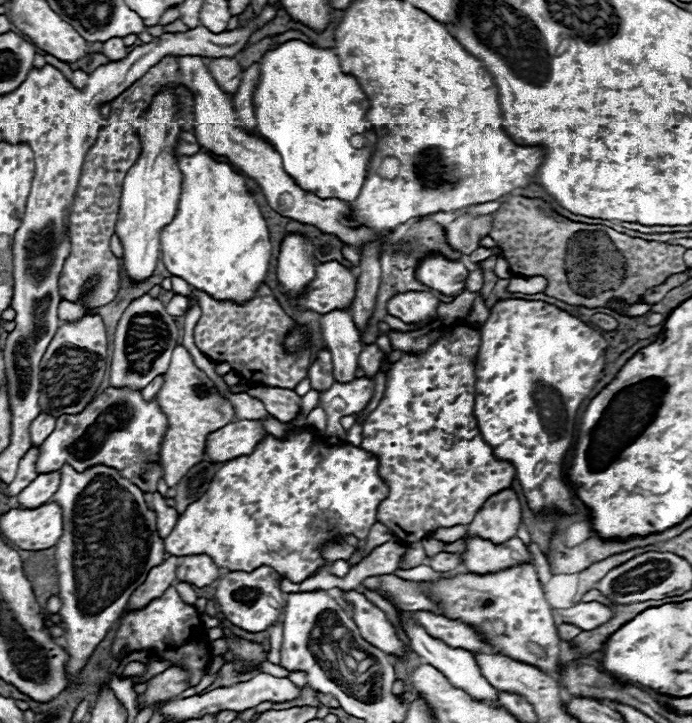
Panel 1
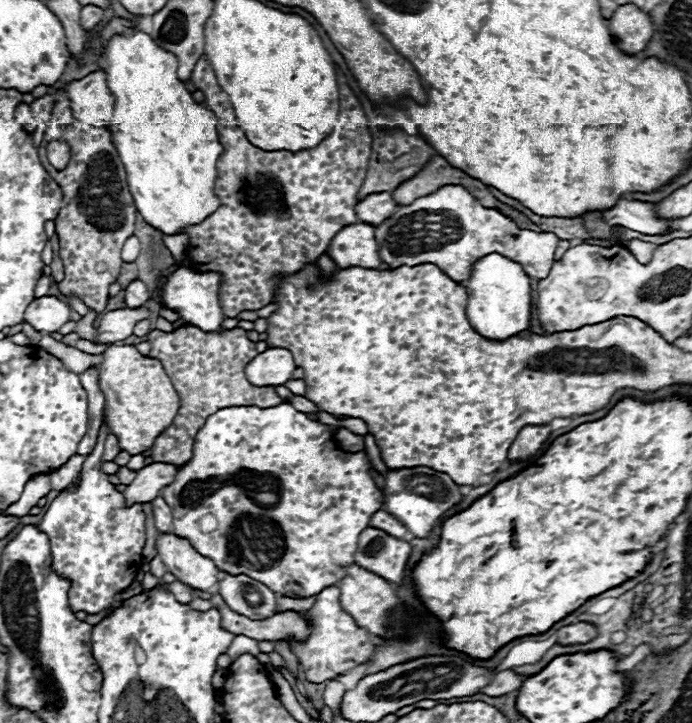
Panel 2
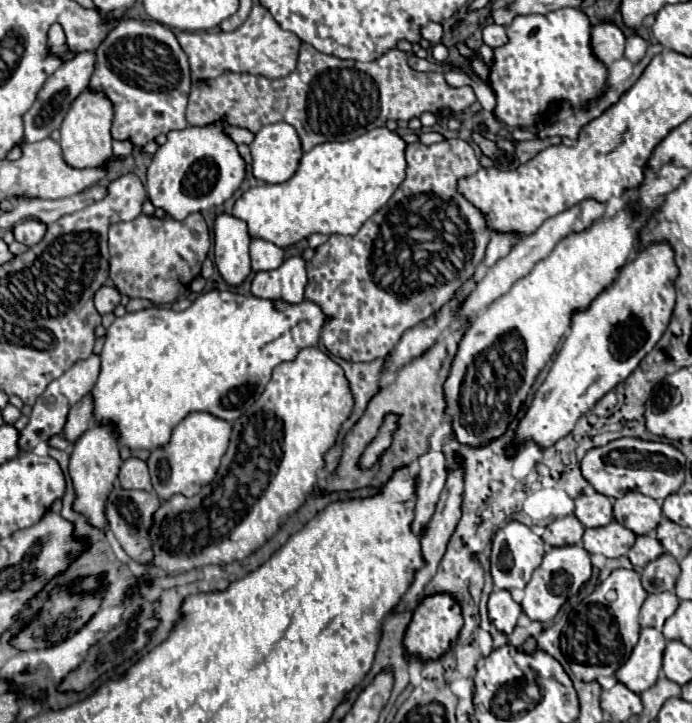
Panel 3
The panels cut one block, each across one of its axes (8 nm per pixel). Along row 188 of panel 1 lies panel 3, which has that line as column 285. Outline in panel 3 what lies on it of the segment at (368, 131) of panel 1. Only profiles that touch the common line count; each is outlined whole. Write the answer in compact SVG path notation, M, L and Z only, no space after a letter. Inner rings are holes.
M218 290L200 294L184 312L158 306L132 314L126 312L106 330L106 342L100 352L100 376L90 392L94 398L94 420L100 426L110 426L118 444L130 450L156 450L158 446L166 446L174 426L190 412L208 412L226 422L234 422L262 394L278 364L294 360L302 348L318 344L324 320L322 310L308 300L286 304Z

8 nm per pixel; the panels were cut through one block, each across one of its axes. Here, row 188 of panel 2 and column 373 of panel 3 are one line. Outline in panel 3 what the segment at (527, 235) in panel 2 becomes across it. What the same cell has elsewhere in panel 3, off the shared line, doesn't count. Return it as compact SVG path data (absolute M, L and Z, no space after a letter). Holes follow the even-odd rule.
M386 414L378 436L374 438L374 442L370 442L370 446L366 446L362 458L358 460L358 466L362 466L362 470L374 466L374 462L378 462L378 458L390 448L396 428L398 428L398 414Z

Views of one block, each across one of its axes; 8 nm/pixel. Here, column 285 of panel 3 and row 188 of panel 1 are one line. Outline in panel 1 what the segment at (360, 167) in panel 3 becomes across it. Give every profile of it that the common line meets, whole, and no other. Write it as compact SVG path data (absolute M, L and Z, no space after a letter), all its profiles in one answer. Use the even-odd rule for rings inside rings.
M208 154L182 156L178 160L180 172L184 174L180 202L174 220L162 228L160 232L160 252L162 262L170 274L180 276L190 286L210 294L214 300L230 300L236 304L246 304L256 296L256 290L264 284L268 266L270 266L270 238L266 220L254 200L254 196L246 188L246 180L234 172L230 164L216 162Z

